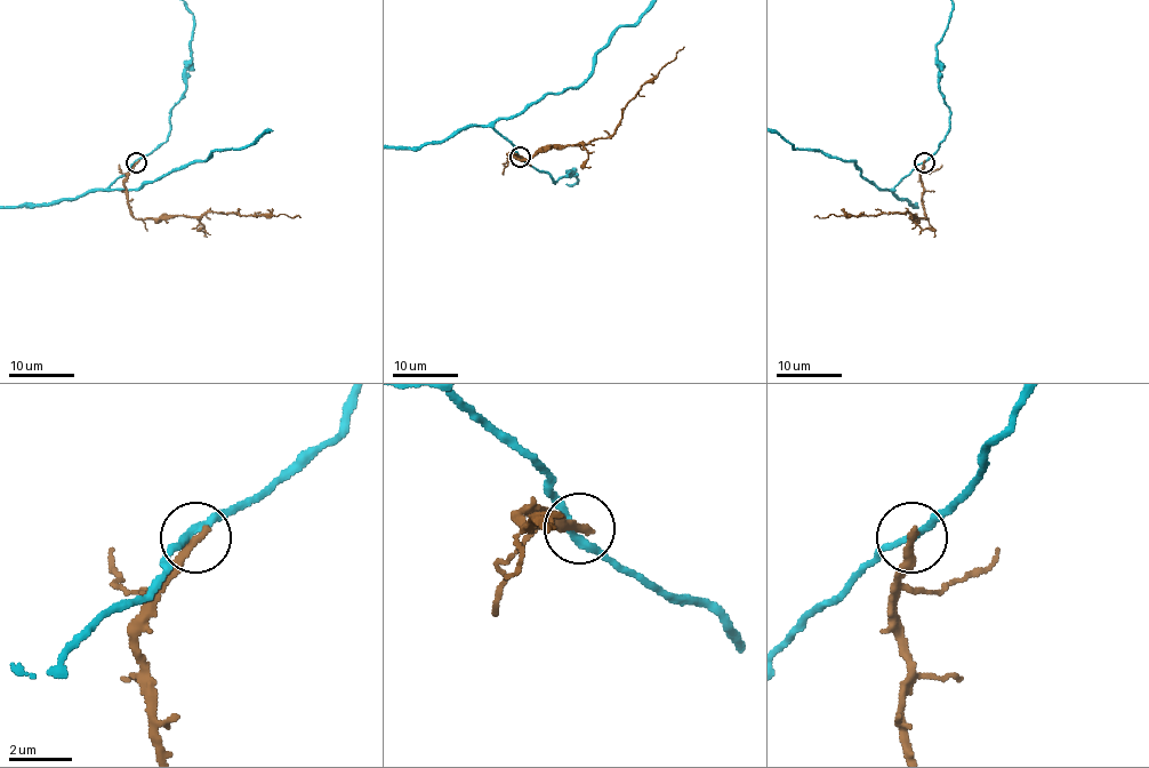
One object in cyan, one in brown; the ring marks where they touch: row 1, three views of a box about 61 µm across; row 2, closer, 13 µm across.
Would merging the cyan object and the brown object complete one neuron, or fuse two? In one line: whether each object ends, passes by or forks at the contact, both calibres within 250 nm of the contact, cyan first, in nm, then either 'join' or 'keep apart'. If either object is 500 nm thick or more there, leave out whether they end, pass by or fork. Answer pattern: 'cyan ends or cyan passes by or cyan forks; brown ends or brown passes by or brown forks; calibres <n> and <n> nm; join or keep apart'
cyan passes by; brown ends; calibres 240 and 280 nm; keep apart

